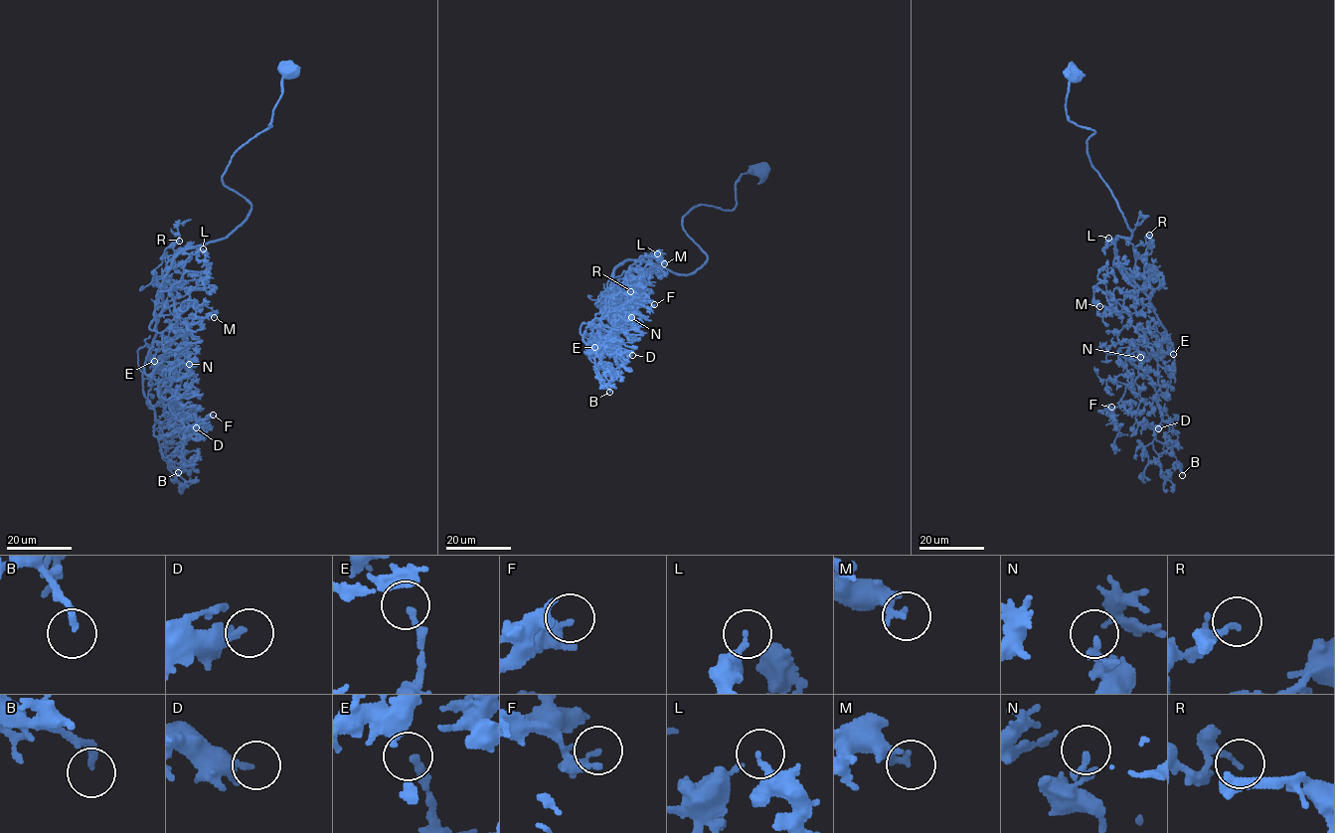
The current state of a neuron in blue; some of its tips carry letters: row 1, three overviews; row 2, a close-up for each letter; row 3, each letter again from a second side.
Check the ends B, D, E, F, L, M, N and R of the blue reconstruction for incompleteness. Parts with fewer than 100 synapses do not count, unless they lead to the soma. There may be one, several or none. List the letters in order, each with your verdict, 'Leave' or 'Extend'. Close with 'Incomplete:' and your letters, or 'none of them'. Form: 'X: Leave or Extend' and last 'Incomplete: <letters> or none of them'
B: Extend
D: Leave
E: Leave
F: Leave
L: Leave
M: Leave
N: Leave
R: Leave
Incomplete: B

